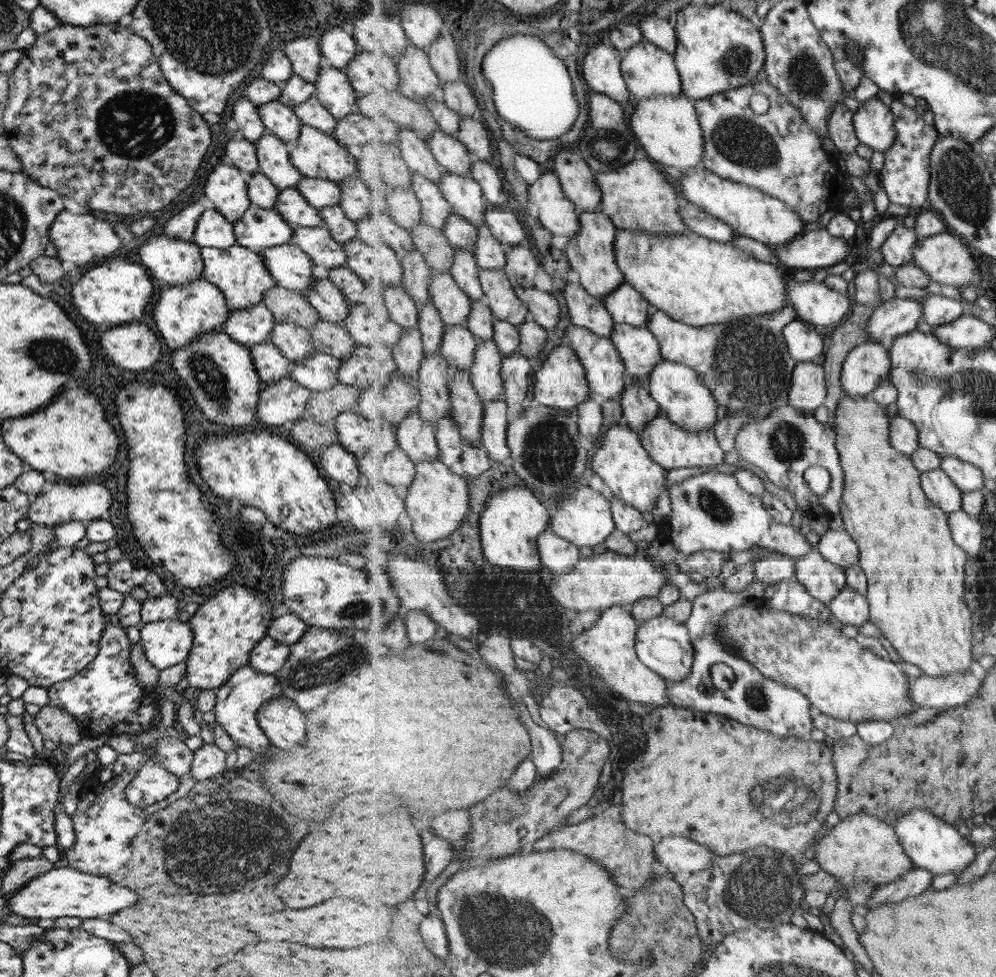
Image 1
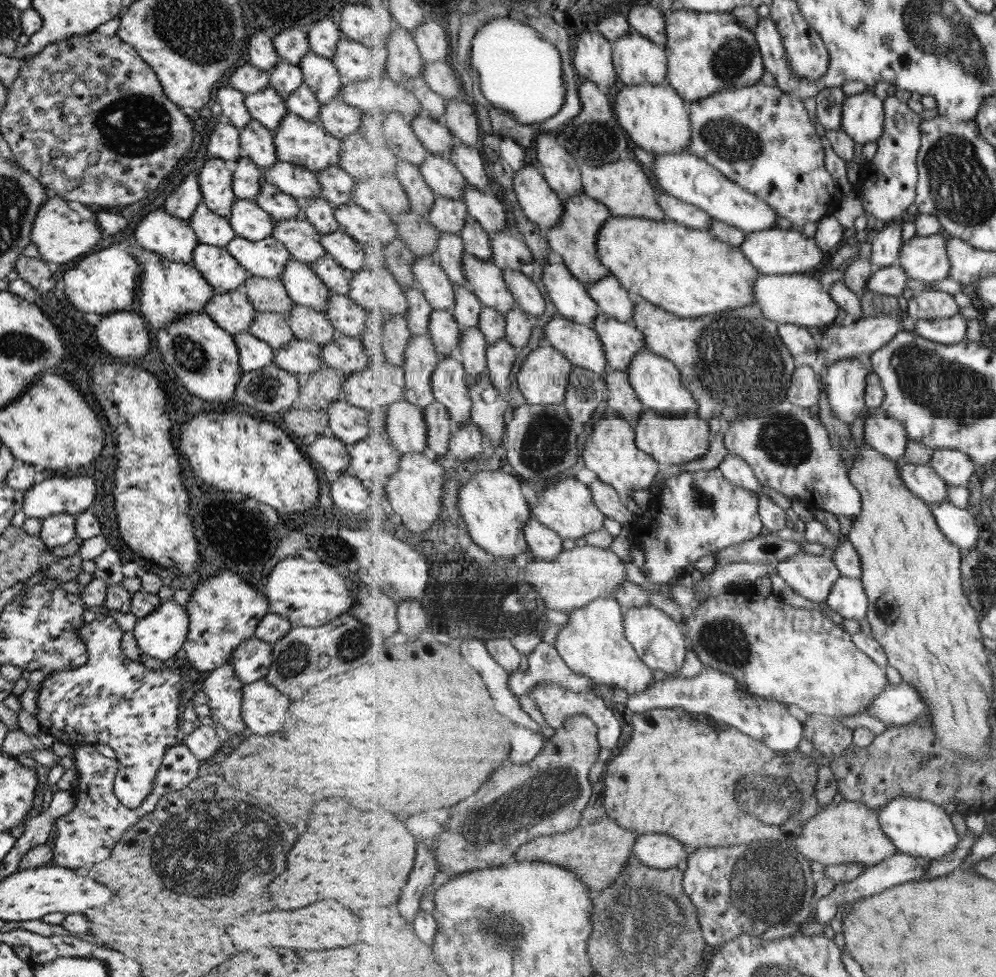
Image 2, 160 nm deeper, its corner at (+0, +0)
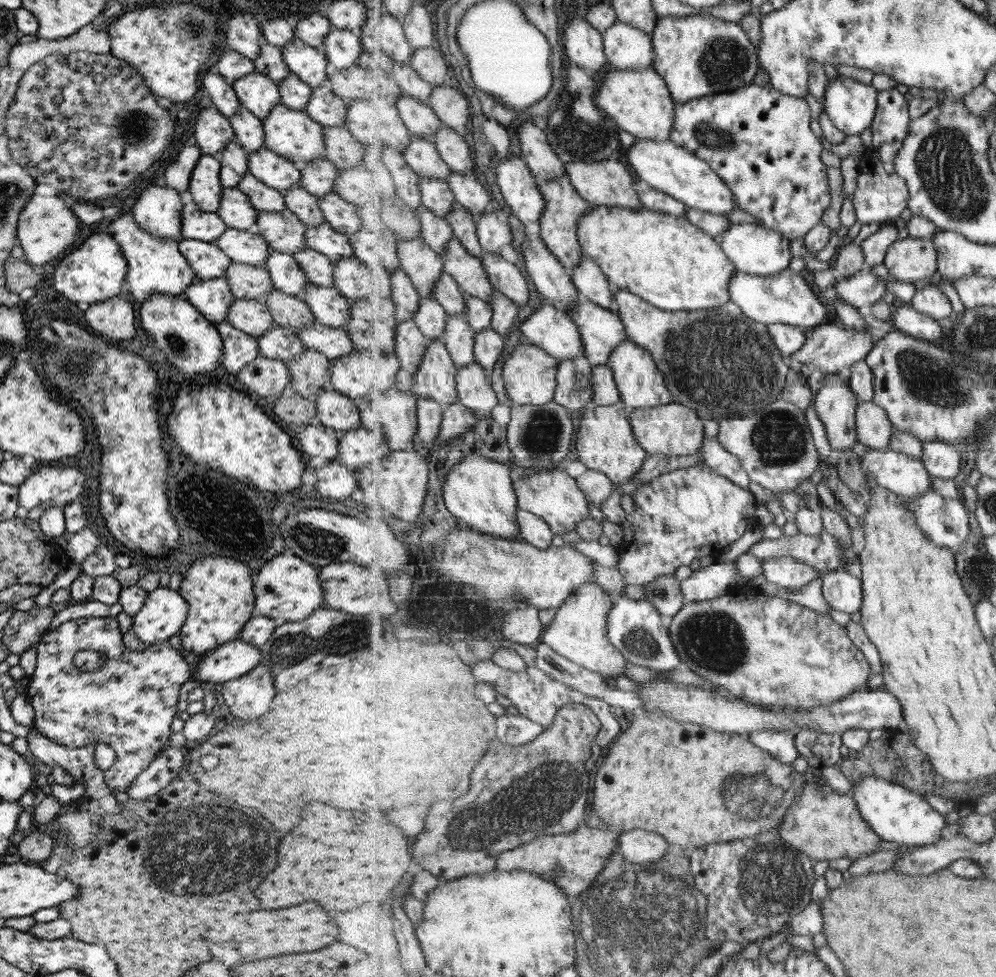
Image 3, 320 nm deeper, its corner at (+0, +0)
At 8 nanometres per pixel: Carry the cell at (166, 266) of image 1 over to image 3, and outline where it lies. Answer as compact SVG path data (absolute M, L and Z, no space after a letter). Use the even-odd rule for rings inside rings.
M148 184L139 195L135 197L131 213L134 221L139 225L141 230L147 231L159 238L175 239L176 243L183 239L180 234L180 212L182 209L179 201L179 193L170 189L167 185Z

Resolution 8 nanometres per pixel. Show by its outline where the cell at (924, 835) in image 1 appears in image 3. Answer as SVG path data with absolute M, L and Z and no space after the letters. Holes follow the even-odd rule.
M865 776L857 782L857 786L852 786L849 796L855 799L863 819L882 840L909 848L926 847L943 840L941 830L947 825L945 816L933 810L923 795L909 786L901 786L877 776Z

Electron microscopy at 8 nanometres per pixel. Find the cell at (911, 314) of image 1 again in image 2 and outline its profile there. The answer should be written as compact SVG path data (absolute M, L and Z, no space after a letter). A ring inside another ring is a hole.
M897 310L893 315L881 313L874 318L859 319L849 326L827 327L825 334L823 334L823 340L818 344L819 351L827 351L826 365L847 359L869 359L874 353L890 344L893 338L903 330L901 316L904 313L908 312Z

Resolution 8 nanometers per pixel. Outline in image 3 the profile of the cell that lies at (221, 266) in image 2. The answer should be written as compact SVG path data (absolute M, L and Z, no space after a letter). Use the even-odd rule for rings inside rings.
M181 239L178 251L199 280L224 278L230 258L219 247L200 240Z

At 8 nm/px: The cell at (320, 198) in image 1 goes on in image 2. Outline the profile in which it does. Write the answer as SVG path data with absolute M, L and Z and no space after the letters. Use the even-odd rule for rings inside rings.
M275 161L270 167L261 169L263 182L268 182L275 188L294 197L305 200L309 197L319 197L319 183L316 175L290 162Z

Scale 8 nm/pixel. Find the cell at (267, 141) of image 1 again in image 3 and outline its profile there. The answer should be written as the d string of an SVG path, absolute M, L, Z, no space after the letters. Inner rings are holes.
M237 107L236 111L227 118L234 132L234 140L249 154L264 146L261 120L253 116L246 108Z

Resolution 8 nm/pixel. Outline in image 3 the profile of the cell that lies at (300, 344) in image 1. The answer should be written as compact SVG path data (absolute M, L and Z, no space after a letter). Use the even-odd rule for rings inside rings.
M231 300L226 322L233 328L258 339L259 336L274 326L273 318L263 302L255 300Z

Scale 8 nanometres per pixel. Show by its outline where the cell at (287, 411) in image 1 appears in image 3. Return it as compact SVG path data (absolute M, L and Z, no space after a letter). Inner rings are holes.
M257 357L236 374L239 382L263 405L269 405L289 387L289 373L283 361Z

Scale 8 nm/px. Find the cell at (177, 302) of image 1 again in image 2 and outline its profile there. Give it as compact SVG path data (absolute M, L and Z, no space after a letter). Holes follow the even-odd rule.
M127 235L122 246L141 266L139 272L139 313L140 318L150 325L151 332L175 319L181 318L183 314L205 314L203 306L213 298L216 292L203 279L203 276L189 263L176 263L160 257L154 252L142 249L136 243L134 235Z

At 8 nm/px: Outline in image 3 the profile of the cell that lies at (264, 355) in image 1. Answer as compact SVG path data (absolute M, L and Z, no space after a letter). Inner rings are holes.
M223 321L213 324L219 333L219 339L223 343L223 356L220 357L220 365L228 372L237 374L243 366L251 360L259 357L257 340L248 334L233 328Z

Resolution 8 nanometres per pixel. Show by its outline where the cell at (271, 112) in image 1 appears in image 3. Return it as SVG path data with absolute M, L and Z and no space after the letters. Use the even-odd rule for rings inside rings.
M253 71L237 78L230 85L240 107L246 108L259 120L266 117L271 107L280 103L277 84L264 74Z

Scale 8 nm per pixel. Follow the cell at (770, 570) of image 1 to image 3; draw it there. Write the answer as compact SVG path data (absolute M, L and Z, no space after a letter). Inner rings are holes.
M713 562L706 568L693 571L688 579L681 582L682 595L687 602L707 601L709 598L727 594L729 586L742 582L735 564Z

